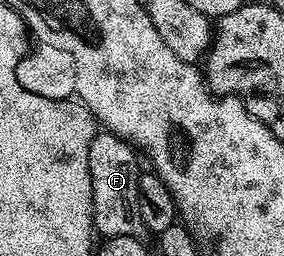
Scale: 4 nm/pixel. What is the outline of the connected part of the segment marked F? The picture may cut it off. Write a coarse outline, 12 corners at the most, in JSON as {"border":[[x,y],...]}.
{"border":[[108,130],[89,147],[93,226],[144,237],[142,165]]}

